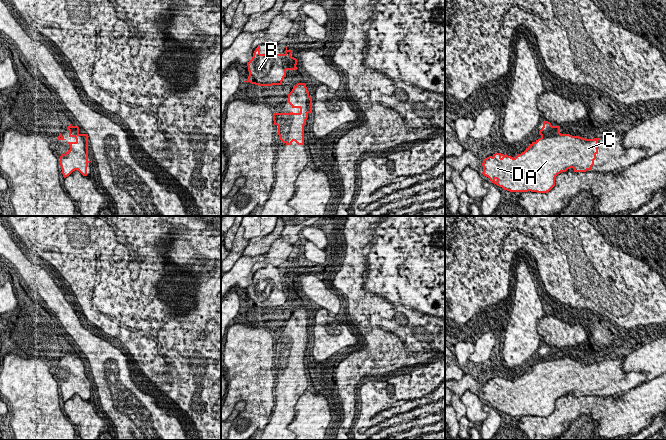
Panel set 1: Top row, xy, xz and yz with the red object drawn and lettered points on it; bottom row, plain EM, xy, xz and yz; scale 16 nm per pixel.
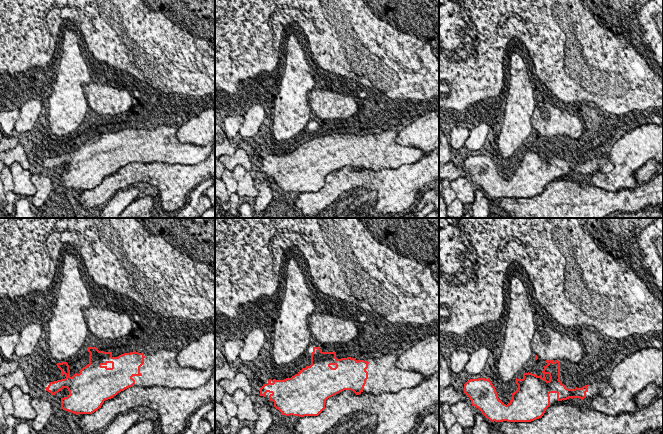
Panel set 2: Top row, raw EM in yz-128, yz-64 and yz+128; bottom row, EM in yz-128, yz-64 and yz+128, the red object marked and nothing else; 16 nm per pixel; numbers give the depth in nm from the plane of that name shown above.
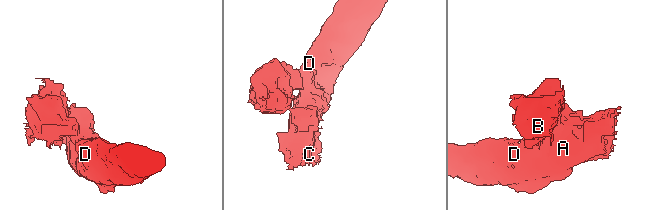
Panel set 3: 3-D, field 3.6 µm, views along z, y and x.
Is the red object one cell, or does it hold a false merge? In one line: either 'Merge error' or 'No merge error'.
Merge error

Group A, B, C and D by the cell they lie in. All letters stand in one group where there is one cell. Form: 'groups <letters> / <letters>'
groups A C D / B

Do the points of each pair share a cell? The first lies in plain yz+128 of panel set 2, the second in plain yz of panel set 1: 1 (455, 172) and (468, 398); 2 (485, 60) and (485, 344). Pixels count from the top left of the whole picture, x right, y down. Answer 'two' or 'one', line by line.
1: two
2: two

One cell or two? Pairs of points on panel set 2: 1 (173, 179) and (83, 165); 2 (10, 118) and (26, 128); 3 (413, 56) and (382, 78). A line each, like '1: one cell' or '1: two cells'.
1: two cells
2: two cells
3: one cell

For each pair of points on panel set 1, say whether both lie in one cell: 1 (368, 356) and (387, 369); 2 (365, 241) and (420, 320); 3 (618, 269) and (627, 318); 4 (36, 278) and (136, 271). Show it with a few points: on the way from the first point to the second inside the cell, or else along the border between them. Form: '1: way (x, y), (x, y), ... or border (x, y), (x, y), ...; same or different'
1: way (370, 361), (378, 369), (382, 369); same
2: way (382, 261), (419, 300); same
3: way (619, 281), (627, 289), (627, 306); same
4: border (33, 262), (40, 265), (46, 271), (64, 297); different

